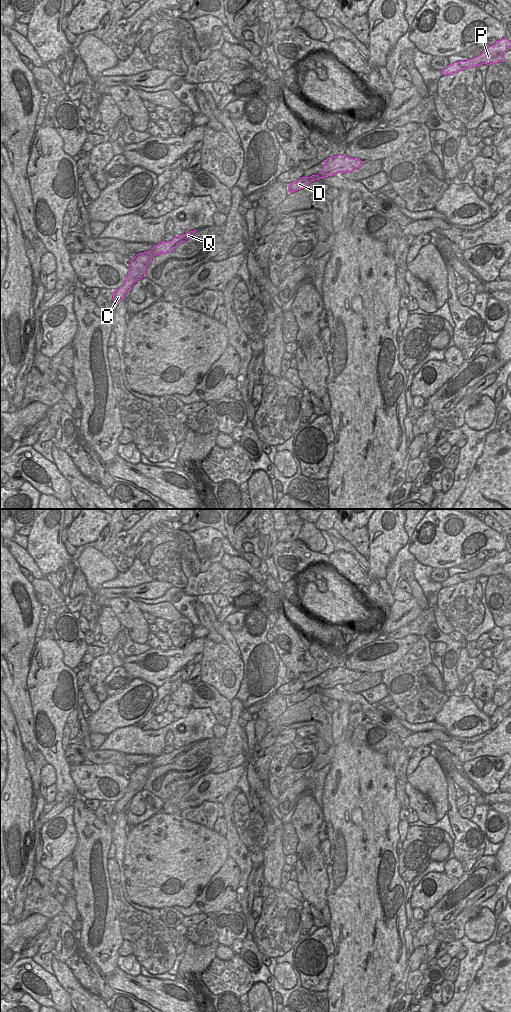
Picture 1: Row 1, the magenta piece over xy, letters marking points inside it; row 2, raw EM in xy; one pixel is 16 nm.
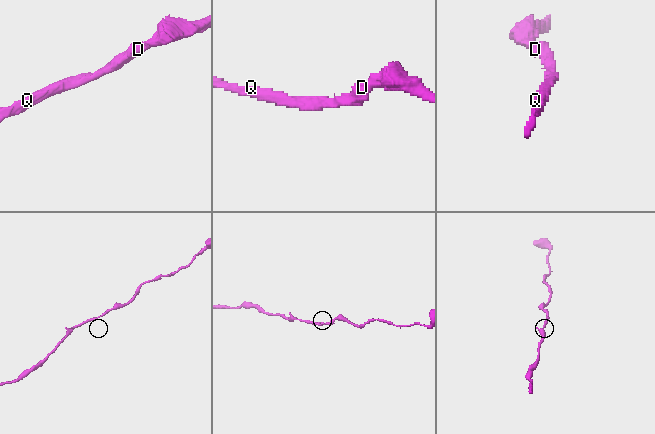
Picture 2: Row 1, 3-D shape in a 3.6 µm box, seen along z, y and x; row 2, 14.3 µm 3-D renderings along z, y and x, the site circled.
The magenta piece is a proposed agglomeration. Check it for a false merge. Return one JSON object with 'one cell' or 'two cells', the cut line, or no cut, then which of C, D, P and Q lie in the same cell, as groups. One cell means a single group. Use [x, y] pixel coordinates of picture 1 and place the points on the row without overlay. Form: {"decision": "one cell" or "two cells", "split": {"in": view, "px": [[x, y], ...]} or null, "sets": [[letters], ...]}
{"decision": "one cell", "split": null, "sets": [["C", "D", "P", "Q"]]}

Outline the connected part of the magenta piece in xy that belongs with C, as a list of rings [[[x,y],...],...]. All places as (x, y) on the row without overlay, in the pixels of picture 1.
[[[193,742],[186,746],[175,748],[172,753],[161,754],[157,757],[154,757],[154,760],[151,763],[137,766],[131,772],[129,784],[124,796],[116,803],[113,803],[113,813],[116,815],[121,813],[124,810],[124,807],[130,803],[131,799],[138,792],[141,792],[143,789],[145,789],[146,780],[154,768],[172,764],[179,756],[189,751],[196,743],[197,742]]]

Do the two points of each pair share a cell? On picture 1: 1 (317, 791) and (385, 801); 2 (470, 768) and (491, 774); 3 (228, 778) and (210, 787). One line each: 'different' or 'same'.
1: different
2: same
3: same

